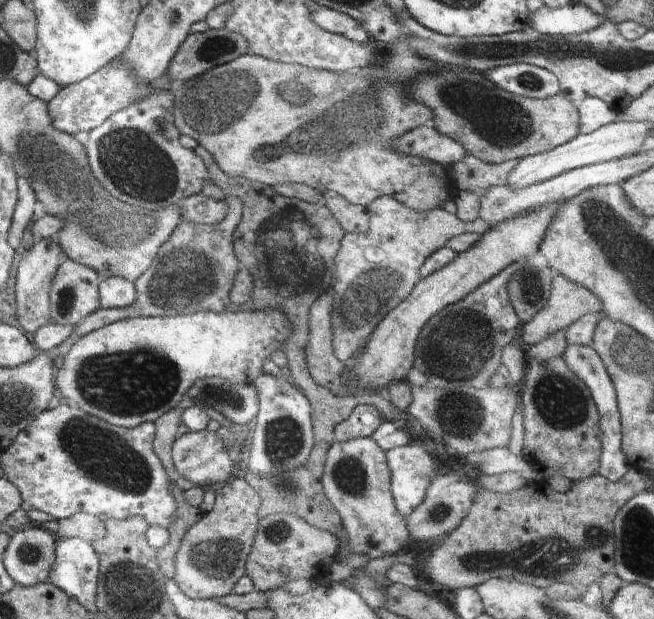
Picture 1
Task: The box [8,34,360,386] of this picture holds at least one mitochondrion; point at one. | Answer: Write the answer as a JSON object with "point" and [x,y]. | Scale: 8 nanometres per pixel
{"point":[50,159]}

